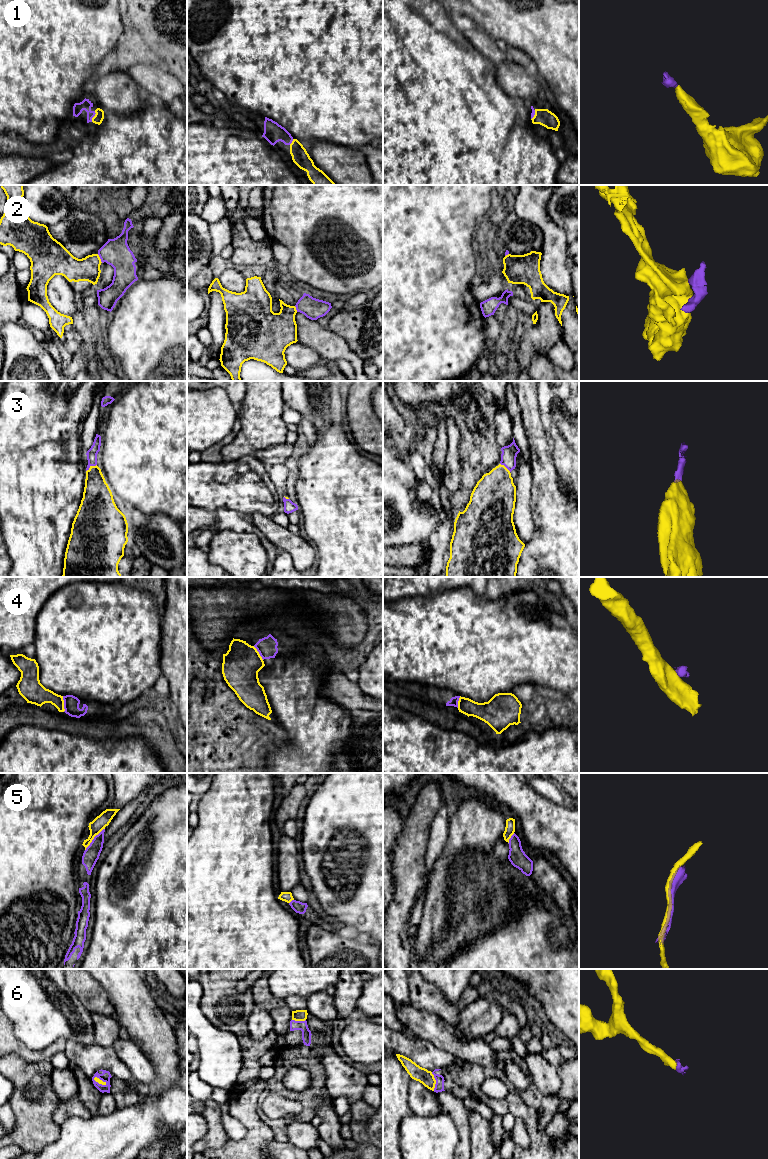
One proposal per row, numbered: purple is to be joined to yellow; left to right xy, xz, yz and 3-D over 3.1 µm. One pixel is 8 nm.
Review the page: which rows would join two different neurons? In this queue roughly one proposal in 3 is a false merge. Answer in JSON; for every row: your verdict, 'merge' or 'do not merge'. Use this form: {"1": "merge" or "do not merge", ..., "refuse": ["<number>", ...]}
{"1": "merge", "2": "do not merge", "3": "merge", "4": "do not merge", "5": "do not merge", "6": "merge", "refuse": ["2", "4", "5"]}

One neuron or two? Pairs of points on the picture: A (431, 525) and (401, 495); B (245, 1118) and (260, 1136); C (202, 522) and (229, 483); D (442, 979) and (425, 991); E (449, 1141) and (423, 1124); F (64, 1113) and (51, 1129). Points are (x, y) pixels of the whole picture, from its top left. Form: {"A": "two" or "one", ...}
{"A": "one", "B": "one", "C": "two", "D": "two", "E": "one", "F": "two"}

